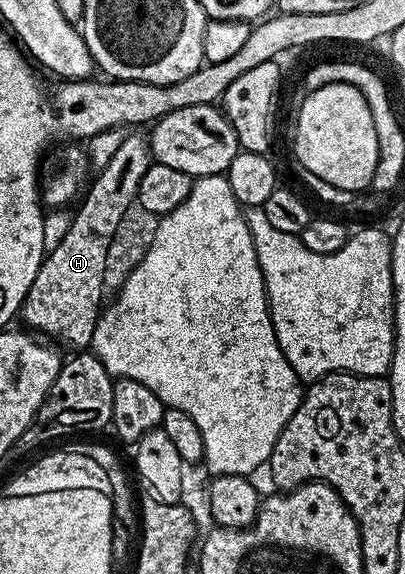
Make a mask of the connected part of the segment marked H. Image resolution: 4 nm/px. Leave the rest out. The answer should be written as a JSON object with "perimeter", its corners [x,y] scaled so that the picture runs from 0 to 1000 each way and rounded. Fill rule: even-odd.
{"perimeter":[[[353,232],[309,233],[316,235],[289,251],[286,263],[269,272],[247,305],[240,310],[235,305],[205,333],[168,402],[151,411],[148,423],[131,436],[126,430],[111,441],[94,481],[84,481],[84,495],[74,495],[69,514],[59,517],[57,566],[91,584],[121,582],[141,589],[151,605],[170,603],[178,613],[207,613],[225,605],[237,559],[247,556],[252,528],[259,524],[257,476],[272,418],[281,418],[281,404],[301,376],[311,376],[311,369],[331,357],[341,321],[351,321],[360,293],[380,280]]]}

